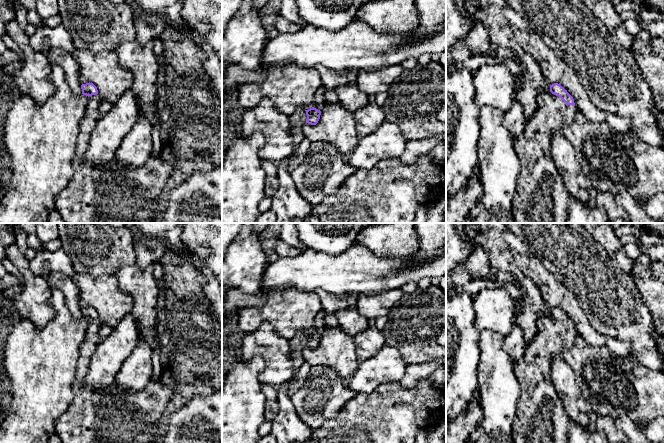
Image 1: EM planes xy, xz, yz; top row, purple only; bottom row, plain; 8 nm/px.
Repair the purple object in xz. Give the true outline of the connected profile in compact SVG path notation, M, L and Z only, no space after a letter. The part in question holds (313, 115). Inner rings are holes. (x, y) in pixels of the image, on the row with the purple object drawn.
M322 86L315 94L315 102L312 108L308 110L299 108L289 116L294 150L290 156L278 162L277 185L274 194L271 196L272 205L270 209L276 214L276 223L291 223L294 218L299 218L303 222L311 213L313 206L297 191L288 172L288 166L296 158L295 150L303 140L303 125L305 123L311 125L318 123L325 102L325 88Z

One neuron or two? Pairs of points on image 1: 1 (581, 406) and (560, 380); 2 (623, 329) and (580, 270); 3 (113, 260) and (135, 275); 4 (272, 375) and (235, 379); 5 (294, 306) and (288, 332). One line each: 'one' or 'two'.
1: one
2: one
3: two
4: two
5: one

